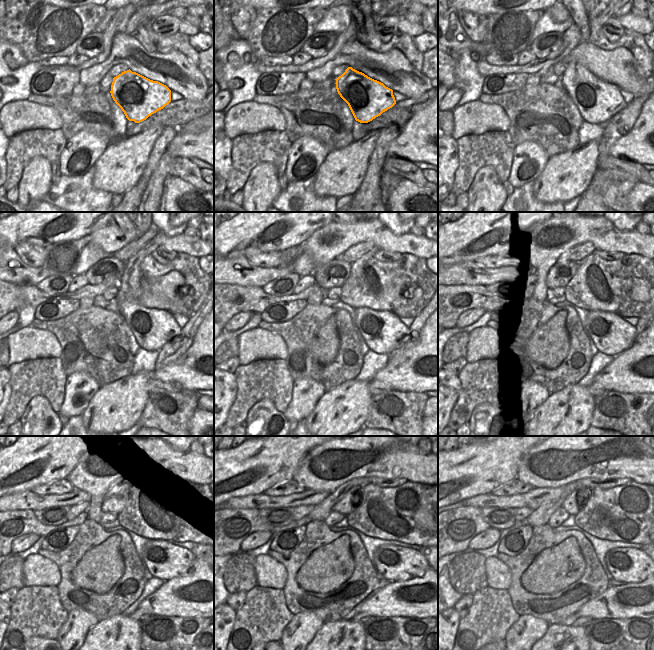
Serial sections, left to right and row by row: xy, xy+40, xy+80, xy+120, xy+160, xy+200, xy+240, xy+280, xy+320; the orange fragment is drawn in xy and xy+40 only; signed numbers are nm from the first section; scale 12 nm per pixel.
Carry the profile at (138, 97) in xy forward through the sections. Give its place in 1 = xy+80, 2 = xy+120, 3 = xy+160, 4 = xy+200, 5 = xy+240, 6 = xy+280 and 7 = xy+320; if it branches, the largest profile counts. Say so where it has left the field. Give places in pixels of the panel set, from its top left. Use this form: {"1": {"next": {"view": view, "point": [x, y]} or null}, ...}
{"1": {"next": {"view": "xy+80", "point": [598, 101]}}, "2": {"next": {"view": "xy+120", "point": [152, 328]}}, "3": {"next": {"view": "xy+160", "point": [382, 330]}}, "4": {"next": {"view": "xy+200", "point": [611, 335]}}, "5": {"next": {"view": "xy+240", "point": [164, 560]}}, "6": {"next": {"view": "xy+280", "point": [394, 563]}}, "7": {"next": {"view": "xy+320", "point": [627, 565]}}}

